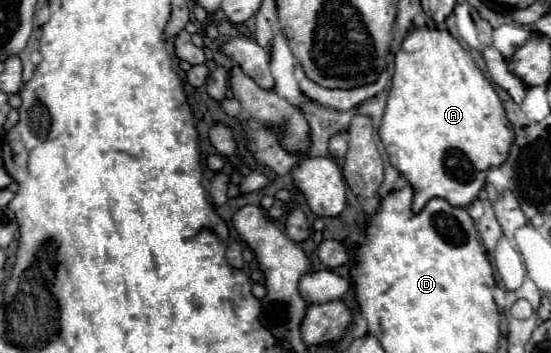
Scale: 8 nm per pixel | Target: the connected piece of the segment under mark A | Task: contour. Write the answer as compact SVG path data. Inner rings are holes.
M413 27L395 53L395 73L379 127L389 161L413 187L413 211L421 211L433 197L447 199L453 207L467 207L485 183L485 171L501 165L513 143L513 127L499 95L479 71L471 55L445 29Z

